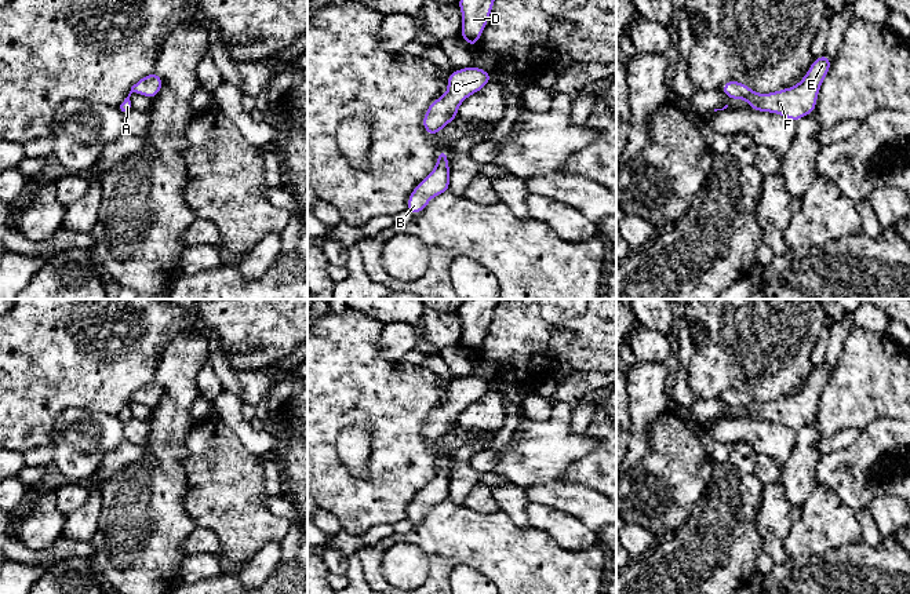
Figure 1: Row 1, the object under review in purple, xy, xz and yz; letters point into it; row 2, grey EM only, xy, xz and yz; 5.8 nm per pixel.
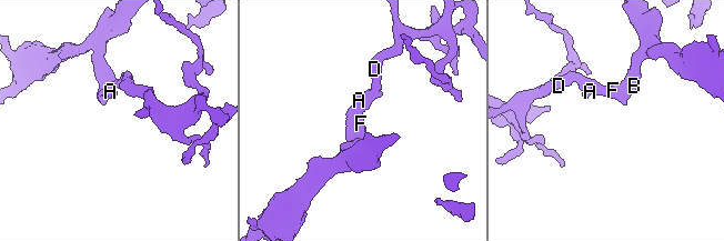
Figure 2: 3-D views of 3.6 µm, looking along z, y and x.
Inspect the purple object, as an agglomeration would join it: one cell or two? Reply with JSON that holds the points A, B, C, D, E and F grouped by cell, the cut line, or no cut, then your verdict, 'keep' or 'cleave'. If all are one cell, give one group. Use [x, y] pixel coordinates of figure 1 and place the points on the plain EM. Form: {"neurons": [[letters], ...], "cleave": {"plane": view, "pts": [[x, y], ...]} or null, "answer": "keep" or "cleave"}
{"neurons": [["A", "B", "C", "D", "E", "F"]], "cleave": null, "answer": "keep"}

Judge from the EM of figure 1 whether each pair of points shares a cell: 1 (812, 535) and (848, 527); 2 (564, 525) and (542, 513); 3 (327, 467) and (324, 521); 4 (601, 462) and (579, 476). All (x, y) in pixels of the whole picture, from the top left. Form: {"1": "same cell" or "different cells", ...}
{"1": "same cell", "2": "same cell", "3": "different cells", "4": "same cell"}

